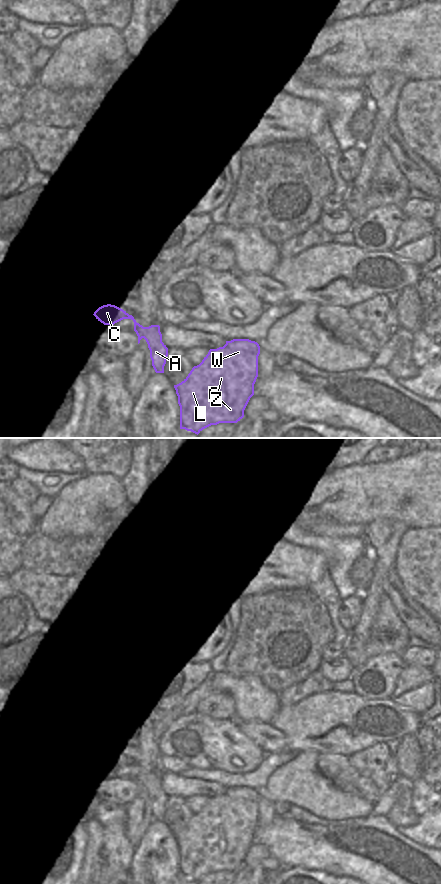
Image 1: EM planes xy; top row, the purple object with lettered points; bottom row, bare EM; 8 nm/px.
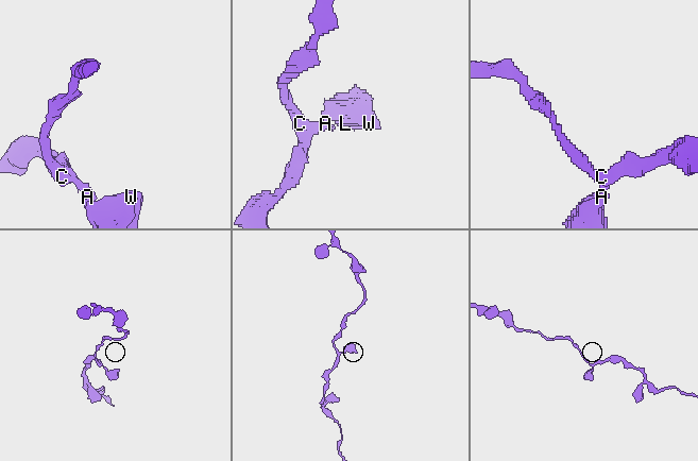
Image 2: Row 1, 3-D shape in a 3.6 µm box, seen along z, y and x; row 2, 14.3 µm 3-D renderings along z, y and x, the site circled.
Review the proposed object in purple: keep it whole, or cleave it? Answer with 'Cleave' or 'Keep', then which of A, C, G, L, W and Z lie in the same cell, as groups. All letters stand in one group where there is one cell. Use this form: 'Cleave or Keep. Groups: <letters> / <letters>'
Keep. Groups: A C G L W Z

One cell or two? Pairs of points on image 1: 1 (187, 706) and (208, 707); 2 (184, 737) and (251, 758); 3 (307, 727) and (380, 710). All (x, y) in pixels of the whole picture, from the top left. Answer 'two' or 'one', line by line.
1: two
2: one
3: one

